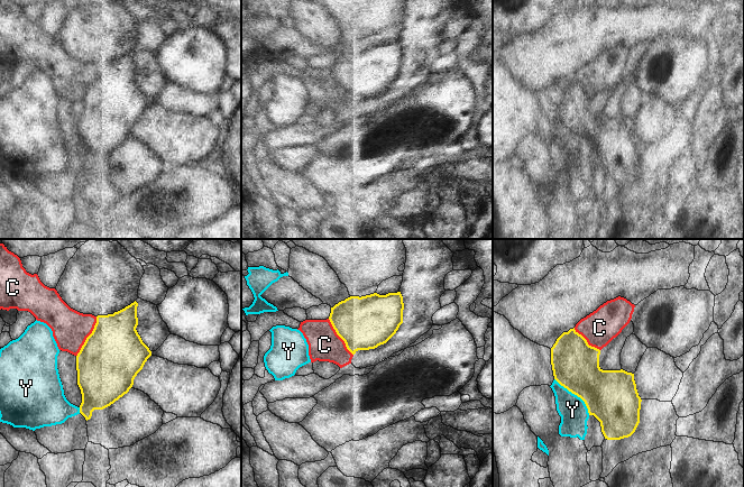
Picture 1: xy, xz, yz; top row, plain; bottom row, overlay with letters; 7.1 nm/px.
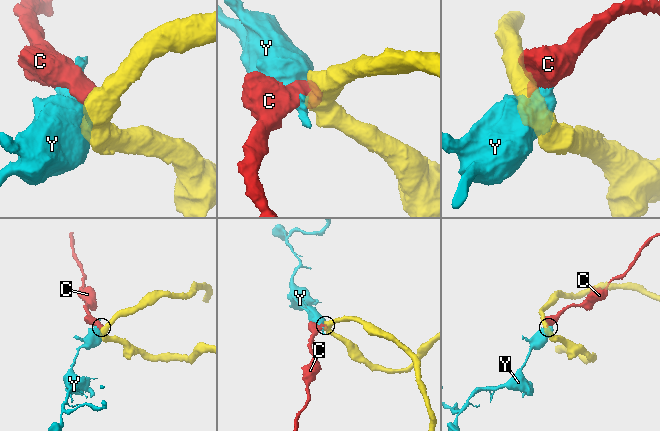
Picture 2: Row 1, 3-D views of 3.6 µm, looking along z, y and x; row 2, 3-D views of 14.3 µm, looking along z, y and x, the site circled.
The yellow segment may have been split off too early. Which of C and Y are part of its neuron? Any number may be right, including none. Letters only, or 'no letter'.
no letter

